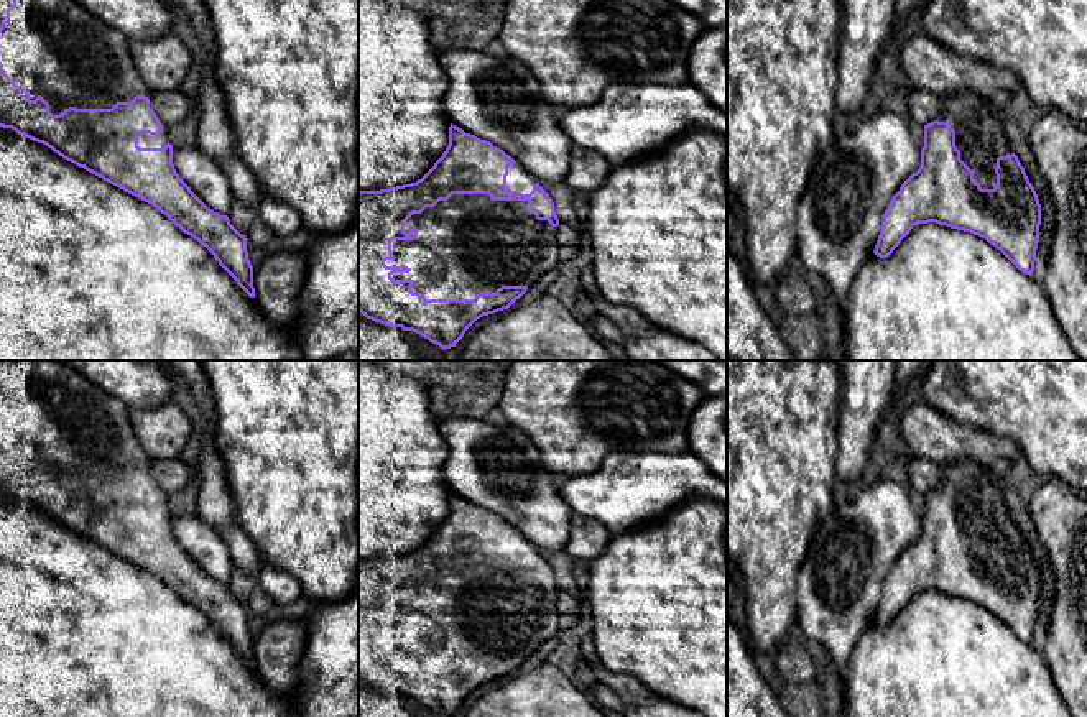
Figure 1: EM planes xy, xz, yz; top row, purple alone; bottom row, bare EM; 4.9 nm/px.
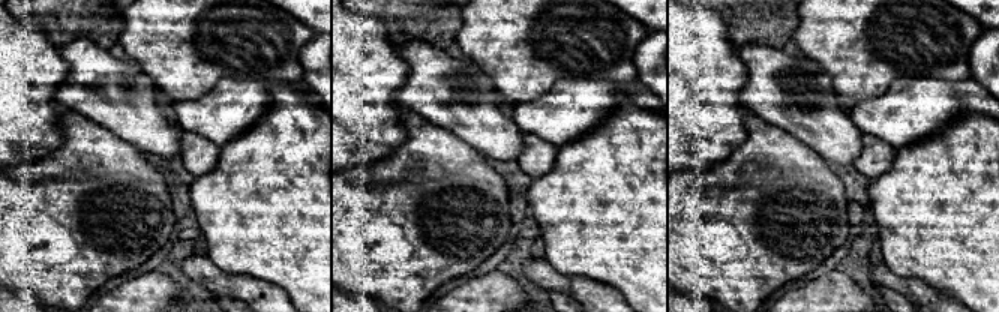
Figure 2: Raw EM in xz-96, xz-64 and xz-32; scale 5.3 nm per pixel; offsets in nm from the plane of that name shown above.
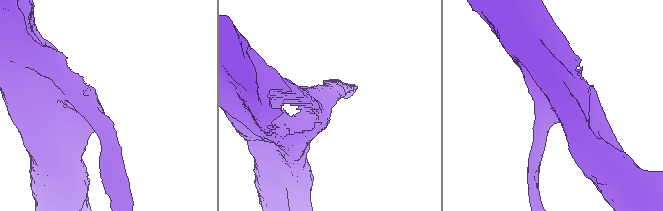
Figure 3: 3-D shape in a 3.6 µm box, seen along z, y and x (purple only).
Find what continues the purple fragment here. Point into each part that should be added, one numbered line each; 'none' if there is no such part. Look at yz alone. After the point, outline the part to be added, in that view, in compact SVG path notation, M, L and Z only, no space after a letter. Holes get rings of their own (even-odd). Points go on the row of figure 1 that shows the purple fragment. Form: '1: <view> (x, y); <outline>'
1: yz (980, 138); M957 90L942 97L937 118L955 130L960 160L974 171L982 189L997 186L997 158L1011 155L1001 113L992 110L988 99L974 90Z

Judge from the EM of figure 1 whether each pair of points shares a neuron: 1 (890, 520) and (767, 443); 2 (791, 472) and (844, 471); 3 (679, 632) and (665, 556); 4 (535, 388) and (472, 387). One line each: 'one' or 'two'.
1: two
2: two
3: one
4: two

